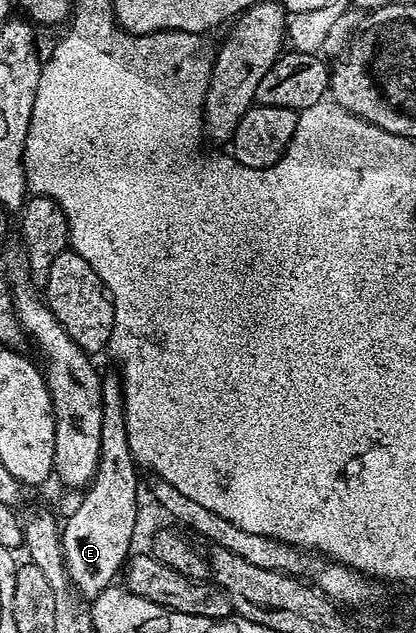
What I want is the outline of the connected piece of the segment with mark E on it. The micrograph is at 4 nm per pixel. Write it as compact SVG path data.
M105 377L100 383L102 392L102 440L96 474L83 491L84 499L72 510L68 519L63 519L60 543L64 553L66 572L70 576L76 593L84 600L97 598L117 581L122 567L133 553L132 537L136 534L136 470L138 464L130 452L126 420L124 419L124 388L119 377Z

